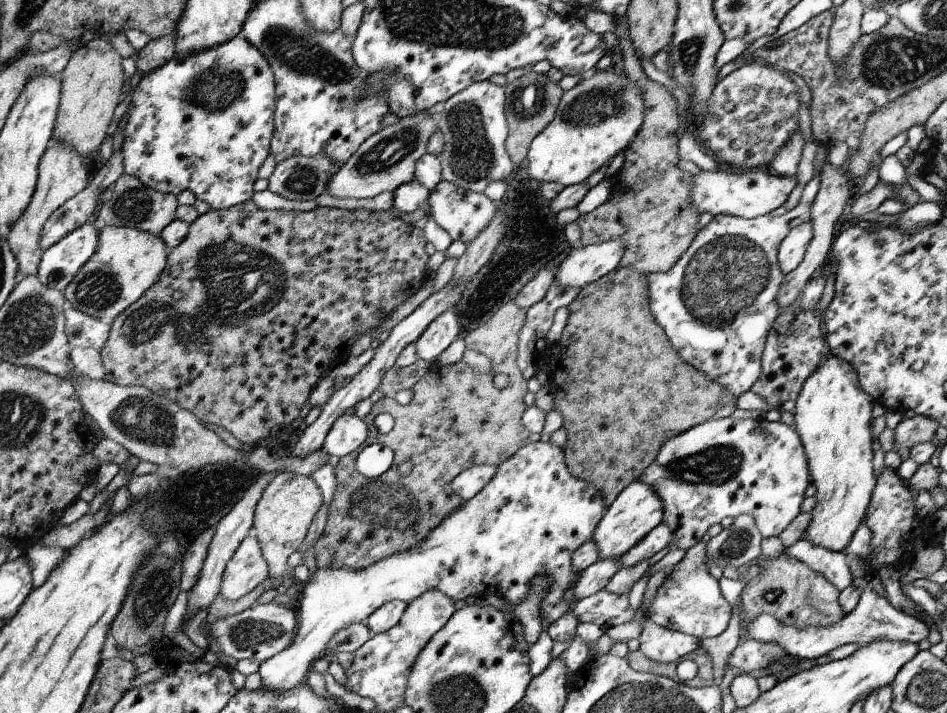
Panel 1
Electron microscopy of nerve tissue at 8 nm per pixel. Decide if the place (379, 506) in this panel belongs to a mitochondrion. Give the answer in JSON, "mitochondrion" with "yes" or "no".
{"mitochondrion":"yes"}

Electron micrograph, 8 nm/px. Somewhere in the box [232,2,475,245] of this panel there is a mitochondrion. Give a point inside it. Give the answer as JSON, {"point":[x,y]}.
{"point":[295,50]}

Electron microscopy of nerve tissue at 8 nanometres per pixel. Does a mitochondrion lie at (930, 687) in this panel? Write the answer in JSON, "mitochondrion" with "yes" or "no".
{"mitochondrion":"yes"}

